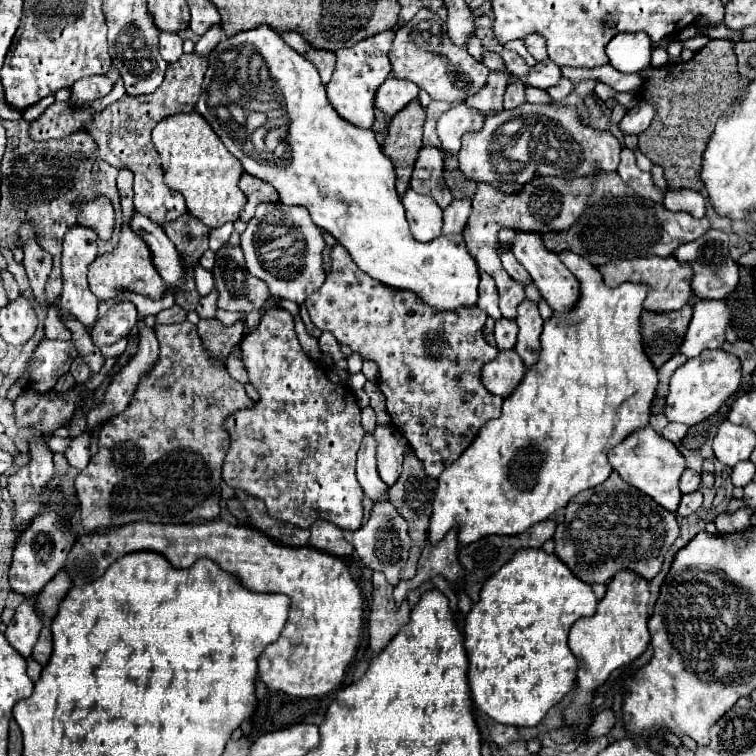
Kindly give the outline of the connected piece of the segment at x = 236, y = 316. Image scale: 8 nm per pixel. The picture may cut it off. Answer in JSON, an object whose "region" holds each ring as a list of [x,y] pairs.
{"region":[[[217,311],[216,318],[225,326],[230,327],[238,320],[246,321],[246,314],[239,312]]]}

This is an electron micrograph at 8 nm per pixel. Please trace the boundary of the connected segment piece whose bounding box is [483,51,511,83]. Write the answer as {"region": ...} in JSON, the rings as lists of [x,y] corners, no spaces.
{"region":[[[485,51],[483,63],[485,63],[485,65],[491,69],[491,71],[501,71],[501,73],[505,73],[505,75],[509,77],[509,83],[511,83],[511,73],[507,71],[507,67],[505,67],[505,61],[501,59],[501,55],[499,55],[499,53],[491,53],[491,51]]]}

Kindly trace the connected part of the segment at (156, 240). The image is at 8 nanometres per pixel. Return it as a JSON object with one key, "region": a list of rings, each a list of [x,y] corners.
{"region":[[[133,213],[133,219],[129,221],[129,225],[133,227],[133,231],[137,231],[137,235],[145,239],[145,243],[149,243],[153,265],[157,267],[157,273],[161,275],[161,279],[167,285],[175,285],[177,281],[181,281],[185,277],[185,269],[181,265],[177,249],[173,247],[165,231],[159,225],[155,225],[151,219],[139,213]]]}

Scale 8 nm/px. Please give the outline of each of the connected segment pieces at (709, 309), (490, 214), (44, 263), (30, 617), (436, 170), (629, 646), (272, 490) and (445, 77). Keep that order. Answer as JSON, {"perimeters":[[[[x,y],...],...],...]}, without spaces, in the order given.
{"perimeters":[[[[699,301],[679,351],[685,357],[697,357],[705,349],[717,349],[725,341],[725,329],[731,323],[731,311],[725,301]]],[[[595,175],[583,179],[557,179],[557,177],[537,177],[527,183],[519,195],[505,195],[487,183],[479,183],[479,189],[473,197],[473,211],[467,220],[467,227],[463,231],[463,239],[467,243],[469,253],[477,261],[479,269],[489,273],[499,289],[499,309],[501,315],[507,319],[517,317],[517,305],[525,301],[525,291],[521,283],[513,283],[507,271],[501,267],[500,256],[497,251],[497,233],[501,227],[521,229],[521,231],[565,231],[579,219],[579,215],[587,207],[587,197],[591,193],[591,183]]],[[[23,223],[21,227],[21,239],[25,243],[25,271],[27,277],[31,281],[31,289],[33,289],[33,299],[39,301],[41,305],[49,305],[49,299],[45,295],[45,281],[51,273],[51,255],[45,253],[33,239],[33,227],[31,223]]],[[[27,599],[17,607],[13,621],[5,629],[5,637],[23,659],[29,659],[41,629],[43,629],[43,619],[35,609],[33,599]]],[[[421,147],[411,175],[411,189],[421,195],[433,197],[441,209],[449,207],[449,203],[453,201],[449,187],[443,179],[443,153],[437,147]]],[[[619,571],[615,579],[607,585],[607,595],[597,605],[597,613],[593,617],[585,617],[575,621],[569,631],[569,647],[579,661],[577,671],[577,695],[573,703],[567,703],[563,709],[563,727],[573,727],[573,741],[579,745],[589,743],[589,727],[593,723],[591,703],[597,687],[601,687],[607,677],[631,661],[639,659],[649,643],[649,629],[647,629],[647,603],[649,603],[649,587],[647,581],[631,571]]],[[[271,309],[269,313],[265,313],[265,317],[261,319],[259,327],[249,333],[245,339],[243,339],[243,353],[245,353],[245,369],[249,373],[249,381],[251,385],[255,385],[255,389],[259,391],[261,395],[261,401],[251,407],[251,409],[243,409],[243,411],[237,411],[233,413],[227,421],[225,421],[225,427],[229,429],[229,435],[231,435],[231,447],[229,447],[229,453],[225,457],[225,463],[223,463],[223,481],[231,487],[231,489],[241,489],[245,491],[247,495],[255,495],[257,499],[261,499],[267,507],[267,513],[273,517],[273,519],[279,519],[279,521],[287,521],[287,523],[293,523],[301,529],[309,529],[317,519],[323,519],[323,521],[329,521],[329,523],[335,523],[339,529],[359,529],[361,523],[363,523],[363,491],[361,491],[361,485],[357,483],[357,477],[355,477],[355,459],[357,459],[357,451],[359,451],[359,445],[361,445],[361,439],[365,435],[363,427],[361,427],[361,409],[359,405],[355,403],[355,395],[353,391],[349,391],[345,385],[339,385],[339,383],[331,383],[325,375],[325,371],[315,363],[311,361],[299,341],[297,341],[297,335],[295,335],[295,329],[293,329],[293,315],[287,313],[287,311],[277,311],[277,309]]],[[[421,9],[409,23],[405,23],[395,33],[391,55],[391,73],[395,79],[409,79],[419,89],[425,89],[431,99],[455,103],[455,89],[467,89],[469,93],[477,93],[485,87],[489,77],[489,69],[483,63],[477,63],[465,47],[453,45],[445,31],[445,21],[431,9]]]]}

